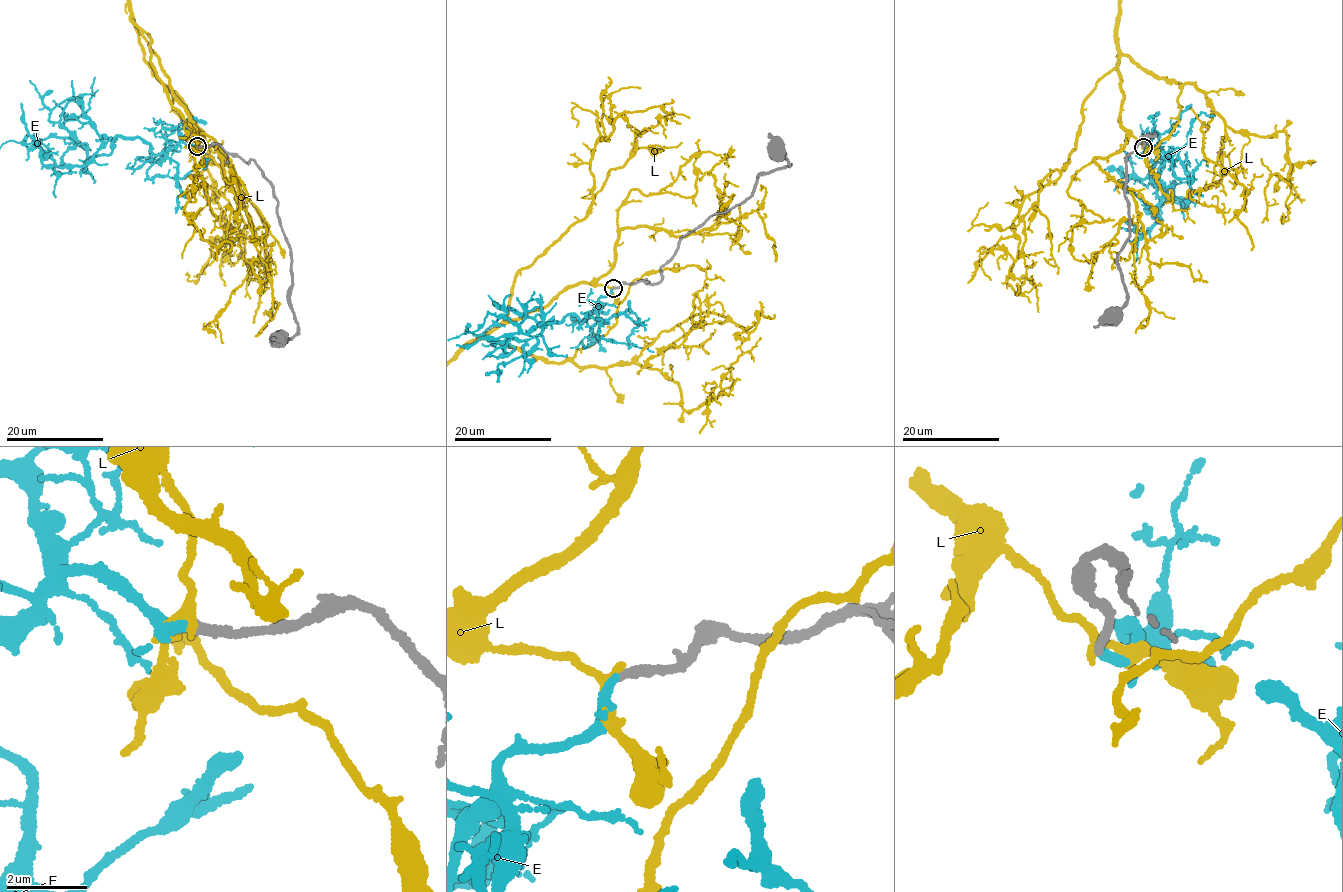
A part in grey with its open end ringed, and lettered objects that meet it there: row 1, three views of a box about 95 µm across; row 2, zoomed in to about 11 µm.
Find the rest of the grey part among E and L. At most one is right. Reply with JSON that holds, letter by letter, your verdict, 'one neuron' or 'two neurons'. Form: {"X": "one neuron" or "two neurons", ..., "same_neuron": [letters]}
{"E": "one neuron", "L": "two neurons", "same_neuron": ["E"]}

